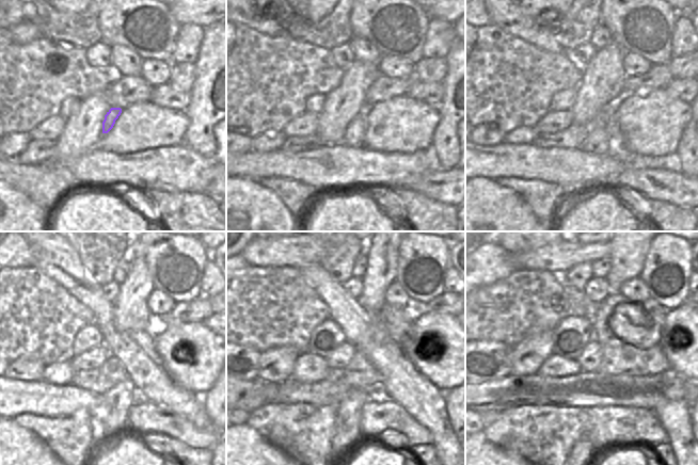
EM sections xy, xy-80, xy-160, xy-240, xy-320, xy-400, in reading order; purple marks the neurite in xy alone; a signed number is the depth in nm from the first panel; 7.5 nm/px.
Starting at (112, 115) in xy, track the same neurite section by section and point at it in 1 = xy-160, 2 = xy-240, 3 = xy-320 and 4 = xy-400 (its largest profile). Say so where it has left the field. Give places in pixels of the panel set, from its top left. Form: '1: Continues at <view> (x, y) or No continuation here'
1: Continues at xy-160 (598, 142)
2: Continues at xy-240 (111, 416)
3: Continues at xy-320 (347, 431)
4: Continues at xy-400 (582, 448).

